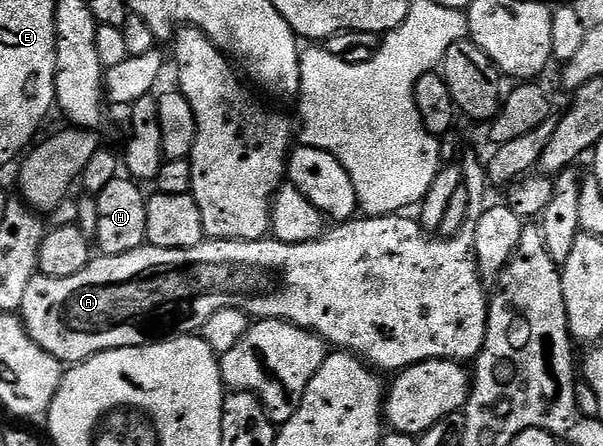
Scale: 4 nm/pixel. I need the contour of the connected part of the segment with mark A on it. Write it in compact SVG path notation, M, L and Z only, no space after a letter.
M486 170L470 172L470 183L467 187L470 201L467 203L467 217L465 225L453 237L444 239L424 231L423 226L414 218L406 219L403 213L394 215L381 215L378 217L356 217L347 223L340 223L324 230L318 239L305 241L304 243L282 243L280 239L268 237L257 241L237 241L236 239L207 239L195 247L189 249L161 249L144 245L133 249L129 253L120 255L104 255L92 258L81 273L73 273L73 277L49 277L48 275L36 274L33 281L25 289L25 301L21 301L19 311L23 320L23 328L27 330L27 336L34 343L41 345L45 353L57 357L64 365L84 363L89 357L93 357L102 351L112 351L118 347L144 347L146 343L157 343L160 339L168 338L172 333L181 335L194 335L221 309L237 309L243 311L252 320L280 319L286 323L292 323L294 327L300 327L306 331L312 331L319 336L324 343L340 351L346 351L358 355L364 363L380 372L391 371L398 373L405 367L411 367L415 363L423 363L426 359L453 359L456 361L471 361L478 355L485 341L487 332L487 309L489 306L488 292L483 292L485 280L479 274L477 257L475 256L475 220L481 217L485 200L483 194L489 191Z

